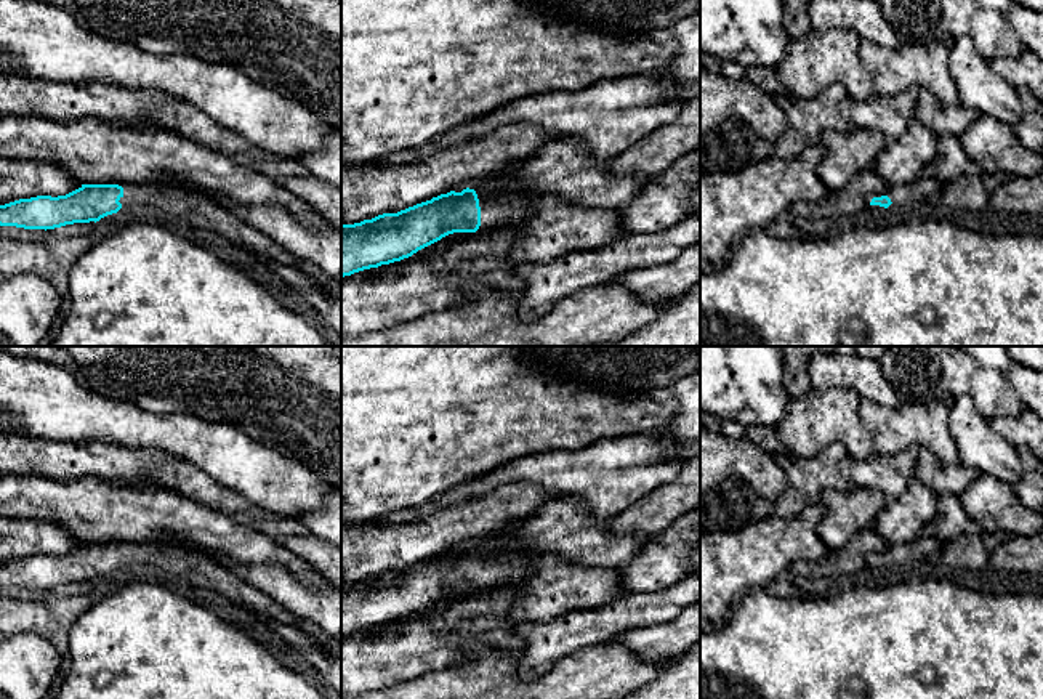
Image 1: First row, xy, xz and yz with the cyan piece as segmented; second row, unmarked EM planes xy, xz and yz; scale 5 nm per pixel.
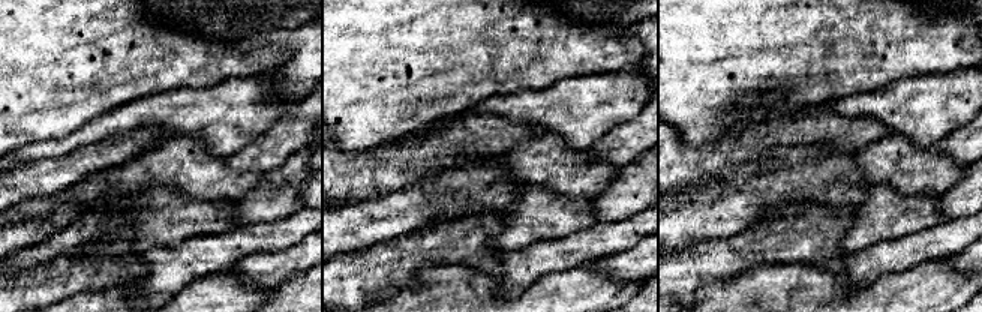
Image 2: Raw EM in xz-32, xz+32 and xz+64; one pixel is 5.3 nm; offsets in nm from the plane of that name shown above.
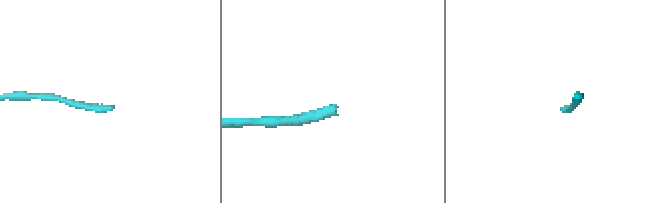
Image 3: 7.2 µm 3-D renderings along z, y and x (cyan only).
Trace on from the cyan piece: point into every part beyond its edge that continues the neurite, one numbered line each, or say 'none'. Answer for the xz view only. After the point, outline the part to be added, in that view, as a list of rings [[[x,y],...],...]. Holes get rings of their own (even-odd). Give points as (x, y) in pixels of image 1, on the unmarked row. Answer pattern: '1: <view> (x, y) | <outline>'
1: xz (511, 563) | [[[509,540],[501,550],[490,550],[479,563],[484,579],[492,585],[505,585],[529,576],[540,553],[526,550],[519,540]]]

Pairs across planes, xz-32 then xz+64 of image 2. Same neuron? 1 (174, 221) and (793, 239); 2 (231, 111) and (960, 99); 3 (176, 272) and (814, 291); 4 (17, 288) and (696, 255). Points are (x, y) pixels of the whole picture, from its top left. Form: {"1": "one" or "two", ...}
{"1": "two", "2": "one", "3": "two", "4": "one"}

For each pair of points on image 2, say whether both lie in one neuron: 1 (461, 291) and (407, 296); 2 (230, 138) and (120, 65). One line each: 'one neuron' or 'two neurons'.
1: one neuron
2: two neurons

